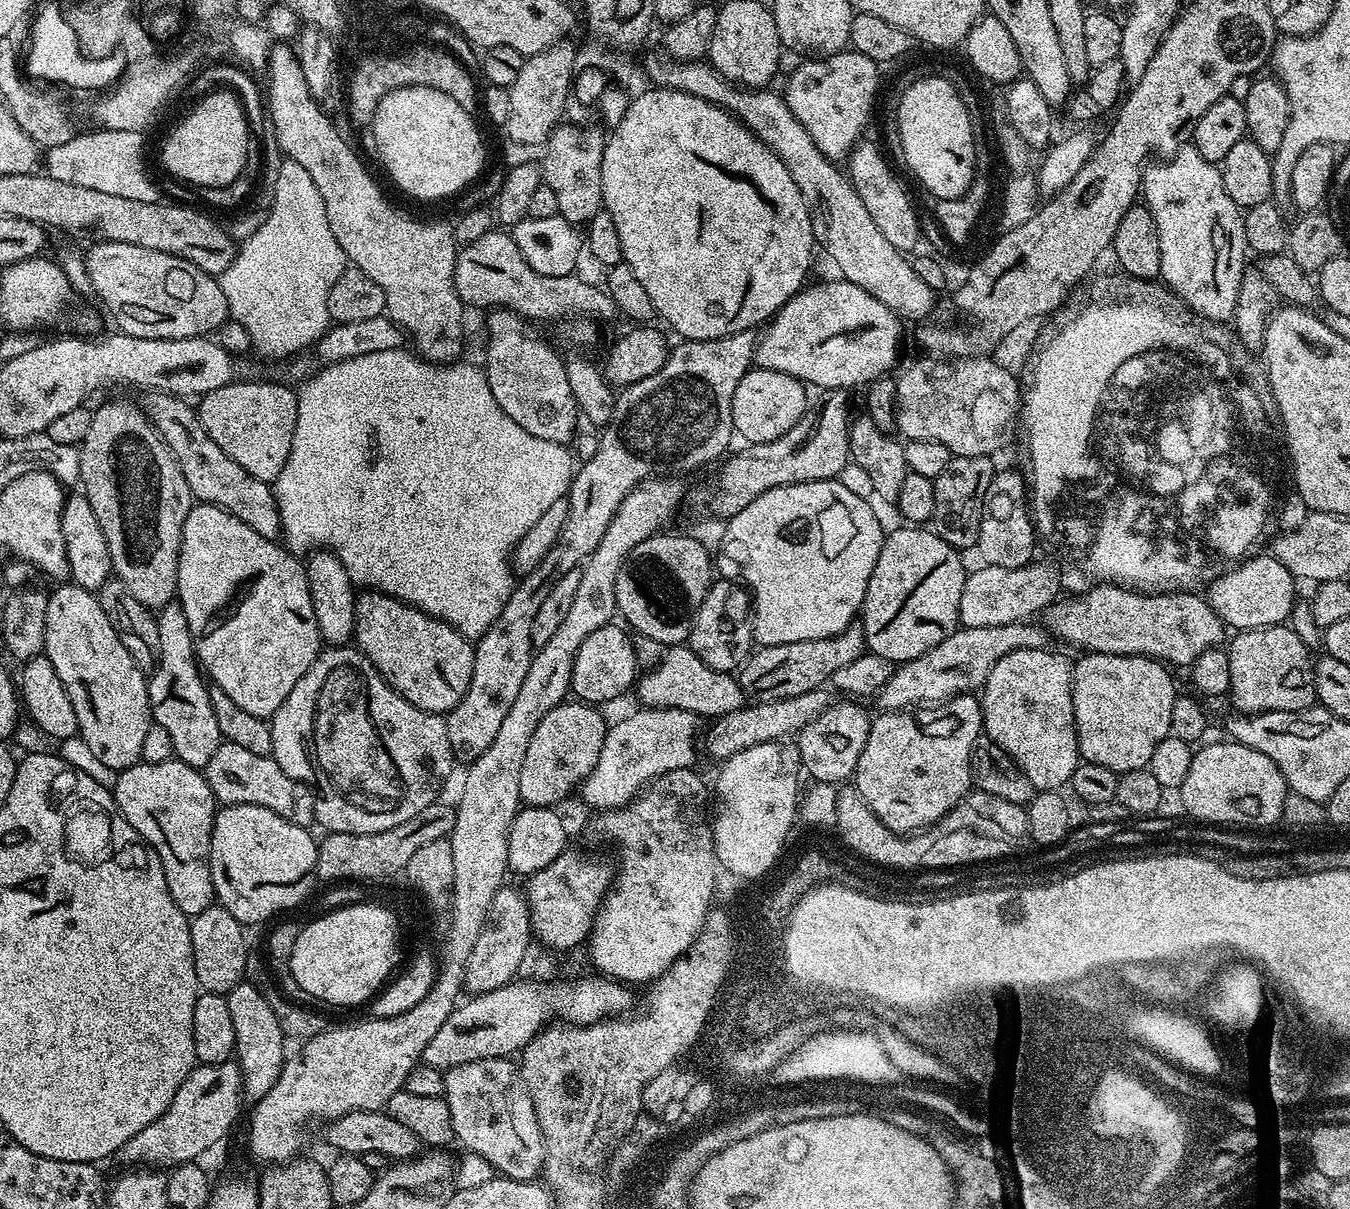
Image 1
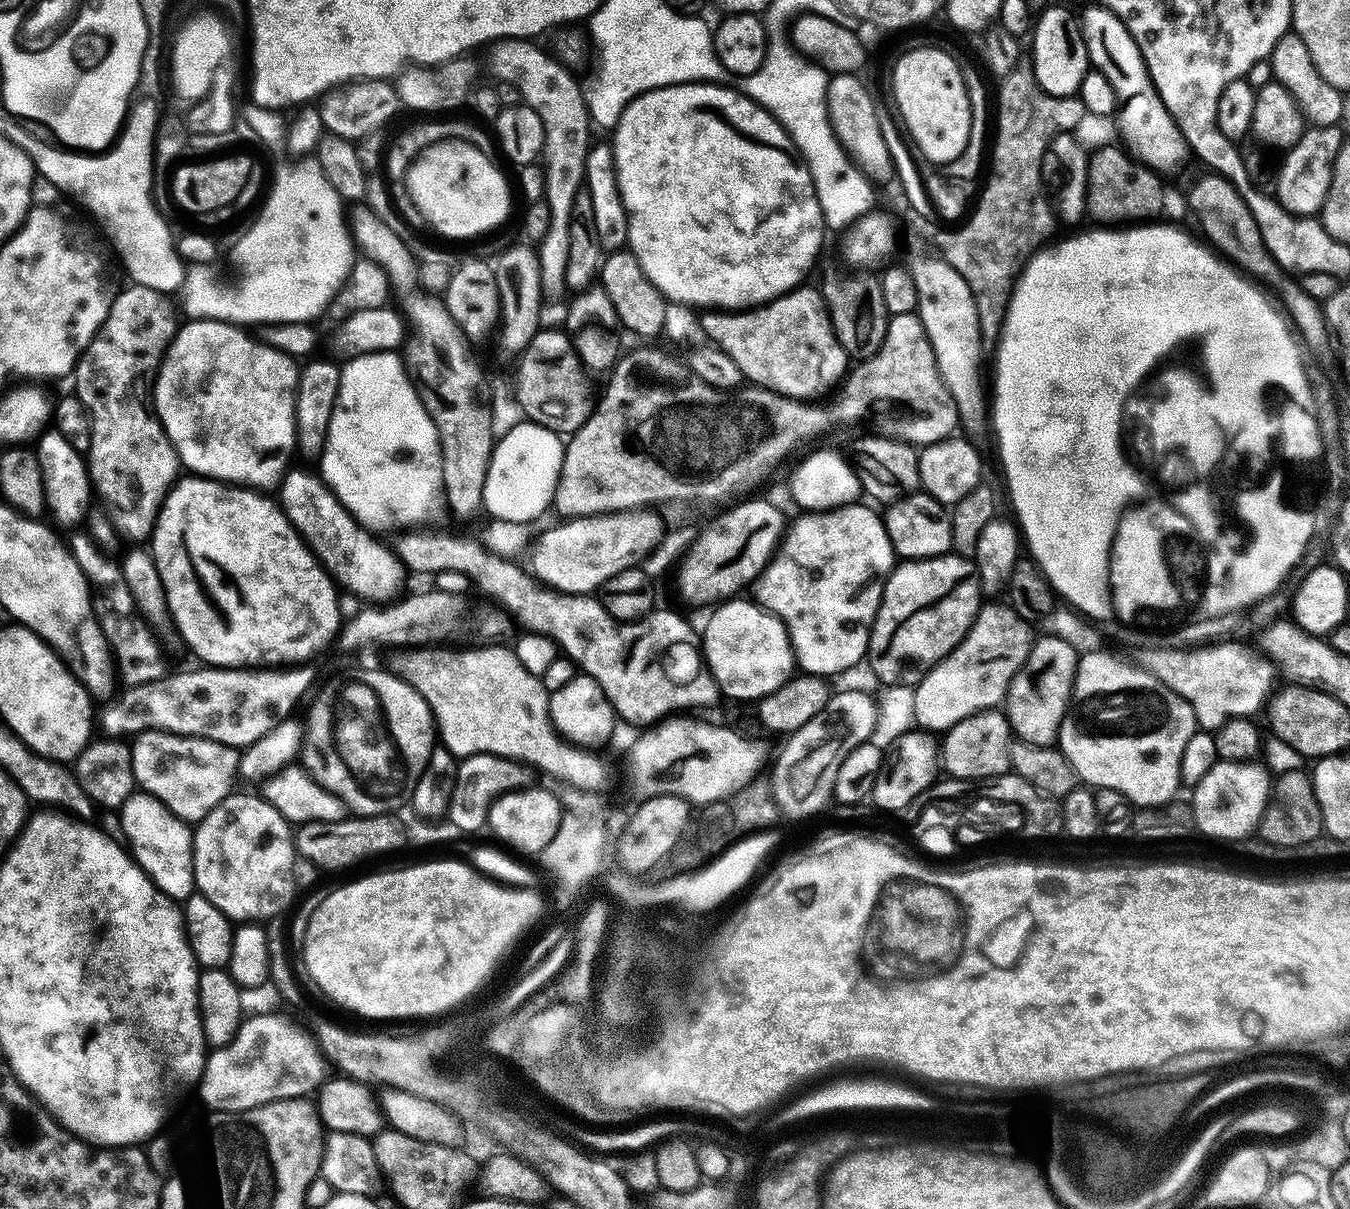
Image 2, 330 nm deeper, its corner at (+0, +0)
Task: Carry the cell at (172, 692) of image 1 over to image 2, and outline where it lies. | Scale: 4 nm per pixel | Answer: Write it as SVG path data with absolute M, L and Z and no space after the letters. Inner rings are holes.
M142 732L131 741L132 774L137 785L154 798L158 798L173 815L185 822L199 822L214 810L233 791L232 778L236 778L241 753L213 740L200 740L196 736L175 736L172 732Z

